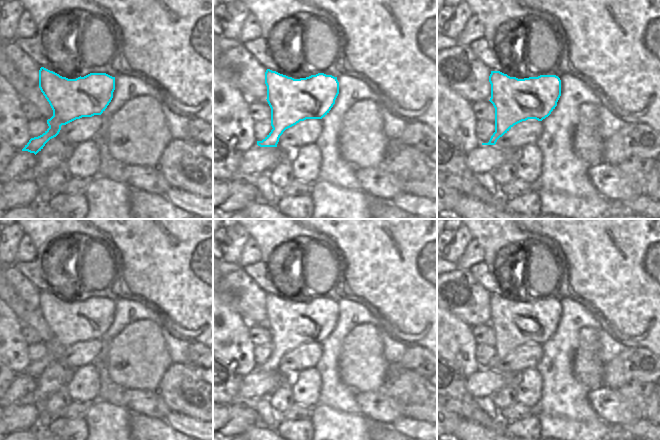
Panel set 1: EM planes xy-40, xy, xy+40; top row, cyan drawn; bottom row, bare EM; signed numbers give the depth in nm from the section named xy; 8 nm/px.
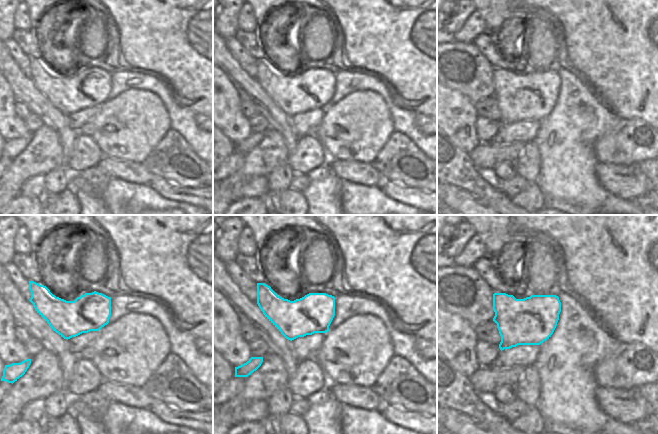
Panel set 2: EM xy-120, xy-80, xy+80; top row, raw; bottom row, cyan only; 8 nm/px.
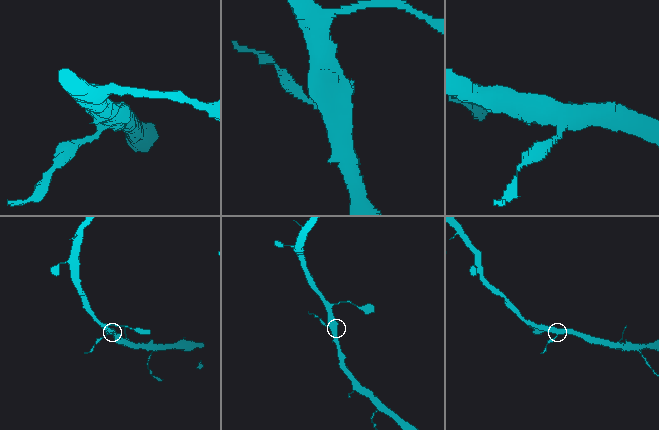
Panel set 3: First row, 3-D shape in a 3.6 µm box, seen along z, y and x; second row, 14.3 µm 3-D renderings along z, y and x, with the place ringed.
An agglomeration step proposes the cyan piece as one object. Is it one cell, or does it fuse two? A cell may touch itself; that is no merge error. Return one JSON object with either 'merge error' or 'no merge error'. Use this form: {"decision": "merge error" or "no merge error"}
{"decision": "merge error"}

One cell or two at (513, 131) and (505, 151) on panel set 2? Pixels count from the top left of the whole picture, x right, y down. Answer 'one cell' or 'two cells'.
two cells

